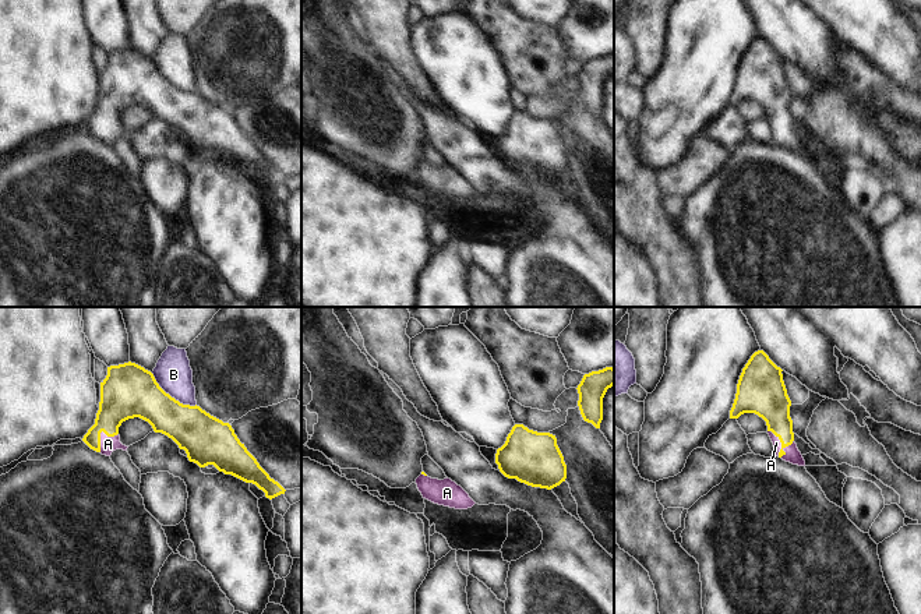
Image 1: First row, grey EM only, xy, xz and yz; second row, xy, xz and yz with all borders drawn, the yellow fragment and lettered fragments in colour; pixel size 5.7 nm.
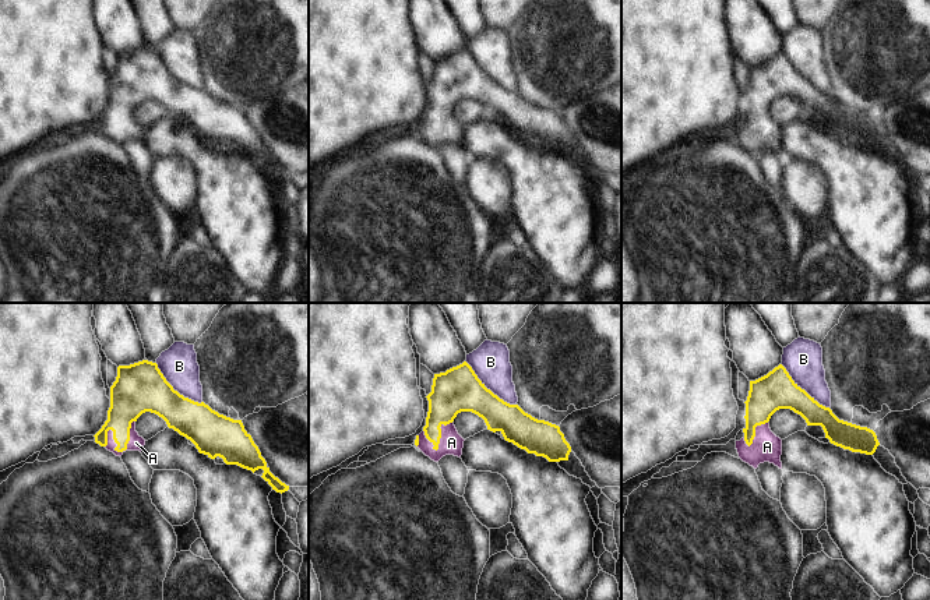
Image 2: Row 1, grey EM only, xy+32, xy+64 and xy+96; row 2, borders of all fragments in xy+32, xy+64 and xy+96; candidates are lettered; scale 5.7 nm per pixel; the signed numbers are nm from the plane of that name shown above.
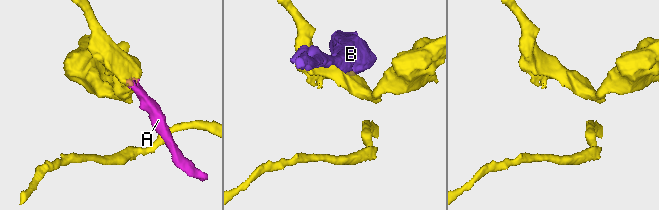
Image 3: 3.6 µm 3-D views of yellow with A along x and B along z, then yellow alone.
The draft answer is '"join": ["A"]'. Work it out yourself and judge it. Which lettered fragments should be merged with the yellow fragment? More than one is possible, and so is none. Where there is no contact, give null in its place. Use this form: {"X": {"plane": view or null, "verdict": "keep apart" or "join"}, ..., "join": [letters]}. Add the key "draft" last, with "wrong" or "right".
{"A": {"plane": "yz", "verdict": "join"}, "B": {"plane": "xy", "verdict": "keep apart"}, "join": ["A"], "draft": "right"}

